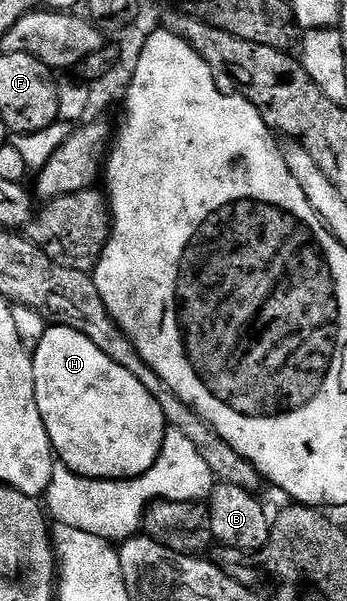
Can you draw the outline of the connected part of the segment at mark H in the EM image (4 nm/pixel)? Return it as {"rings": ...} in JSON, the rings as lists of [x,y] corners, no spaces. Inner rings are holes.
{"rings":[[[48,325],[32,353],[34,395],[38,415],[46,427],[59,464],[70,467],[80,477],[97,477],[103,481],[131,481],[150,471],[164,446],[166,422],[162,407],[126,367],[118,367],[110,355],[102,355],[86,335],[65,325]]]}

